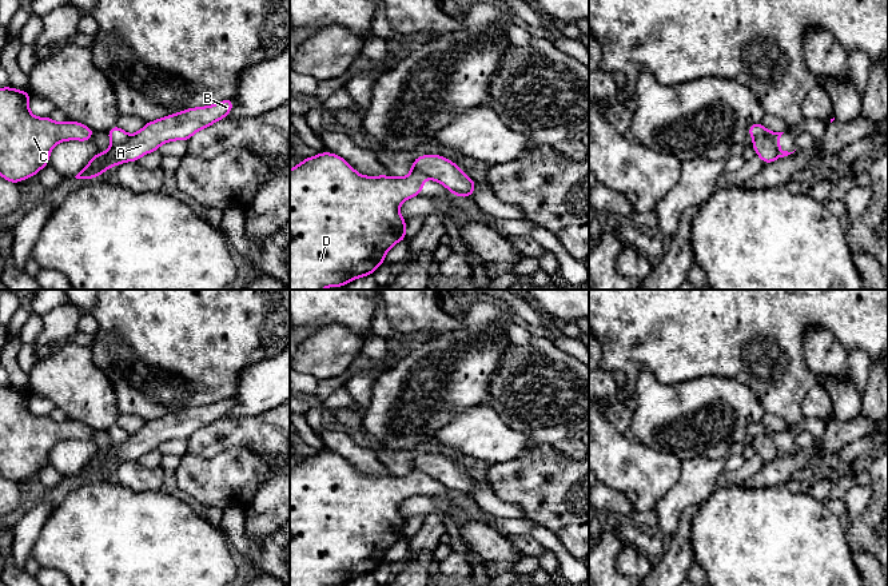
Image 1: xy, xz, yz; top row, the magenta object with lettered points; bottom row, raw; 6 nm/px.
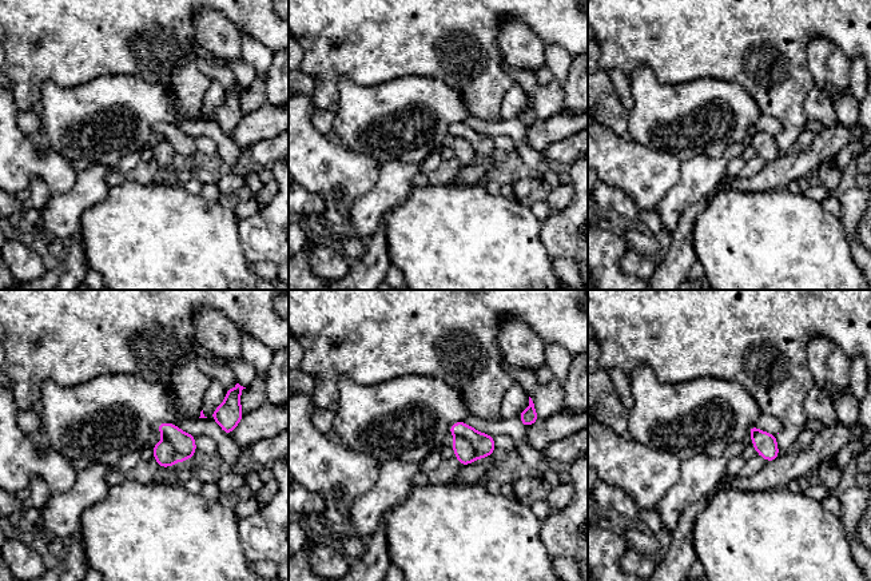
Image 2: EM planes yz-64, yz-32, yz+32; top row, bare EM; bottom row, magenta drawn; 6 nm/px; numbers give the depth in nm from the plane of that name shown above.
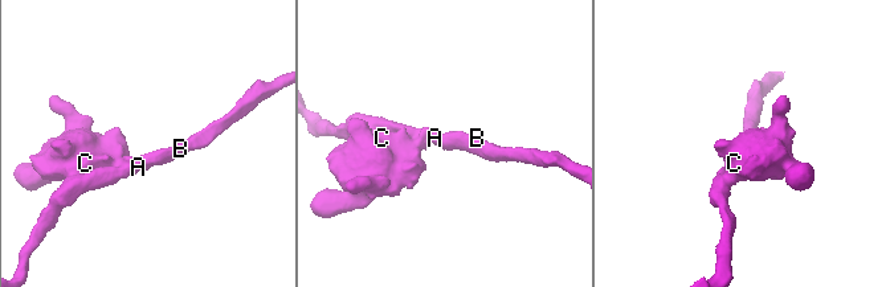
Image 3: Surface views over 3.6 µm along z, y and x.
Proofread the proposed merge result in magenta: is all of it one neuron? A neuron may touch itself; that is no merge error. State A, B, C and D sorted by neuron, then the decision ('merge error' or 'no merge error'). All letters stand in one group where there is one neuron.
A B / C D | merge error

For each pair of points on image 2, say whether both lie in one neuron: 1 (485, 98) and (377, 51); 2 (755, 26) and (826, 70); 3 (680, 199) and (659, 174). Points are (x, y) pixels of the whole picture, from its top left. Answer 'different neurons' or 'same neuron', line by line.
1: same neuron
2: different neurons
3: different neurons

